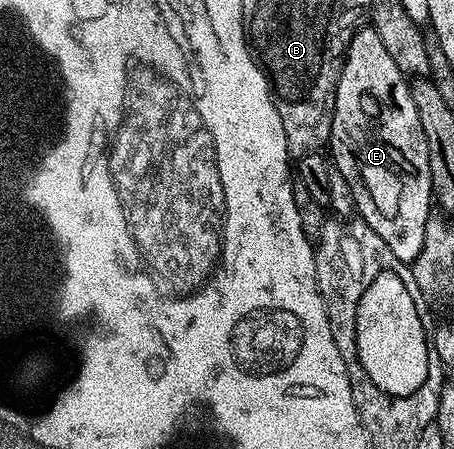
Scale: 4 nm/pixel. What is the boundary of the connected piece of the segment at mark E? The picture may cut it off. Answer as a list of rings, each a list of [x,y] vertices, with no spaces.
[[[373,26],[359,28],[346,48],[346,58],[336,86],[328,152],[333,167],[344,174],[352,190],[354,207],[360,219],[384,238],[388,250],[392,250],[396,258],[407,262],[416,259],[424,246],[424,230],[432,214],[428,142],[416,114],[416,102],[412,102],[407,77],[403,76],[400,66],[392,62]]]

